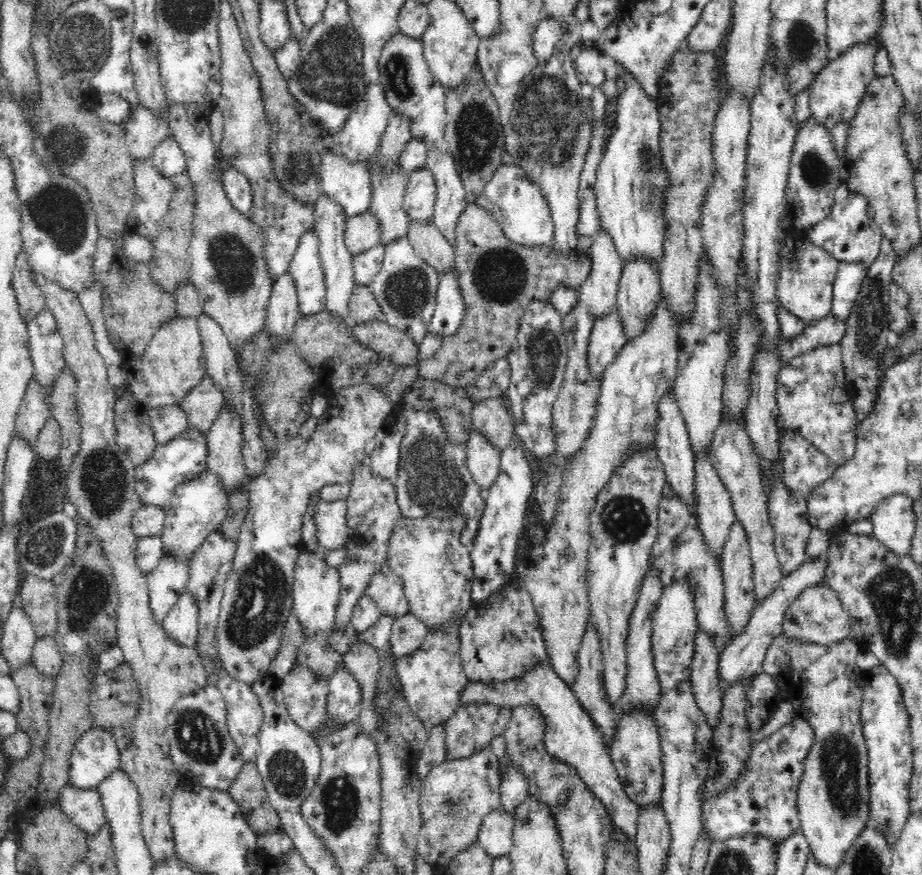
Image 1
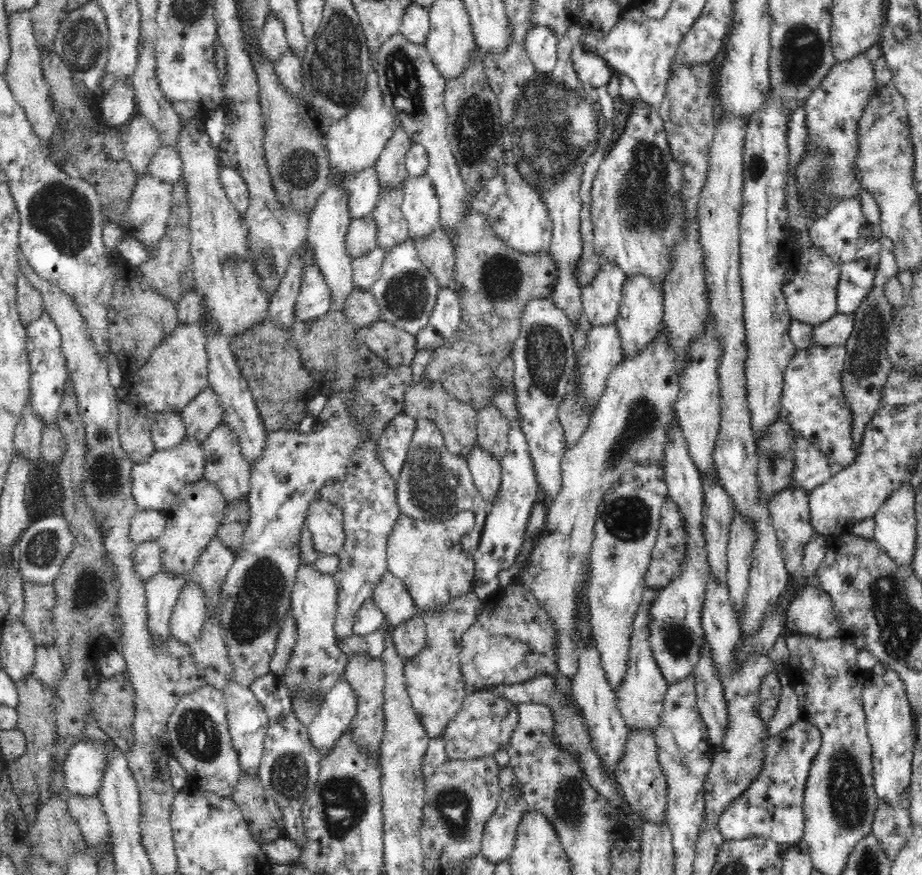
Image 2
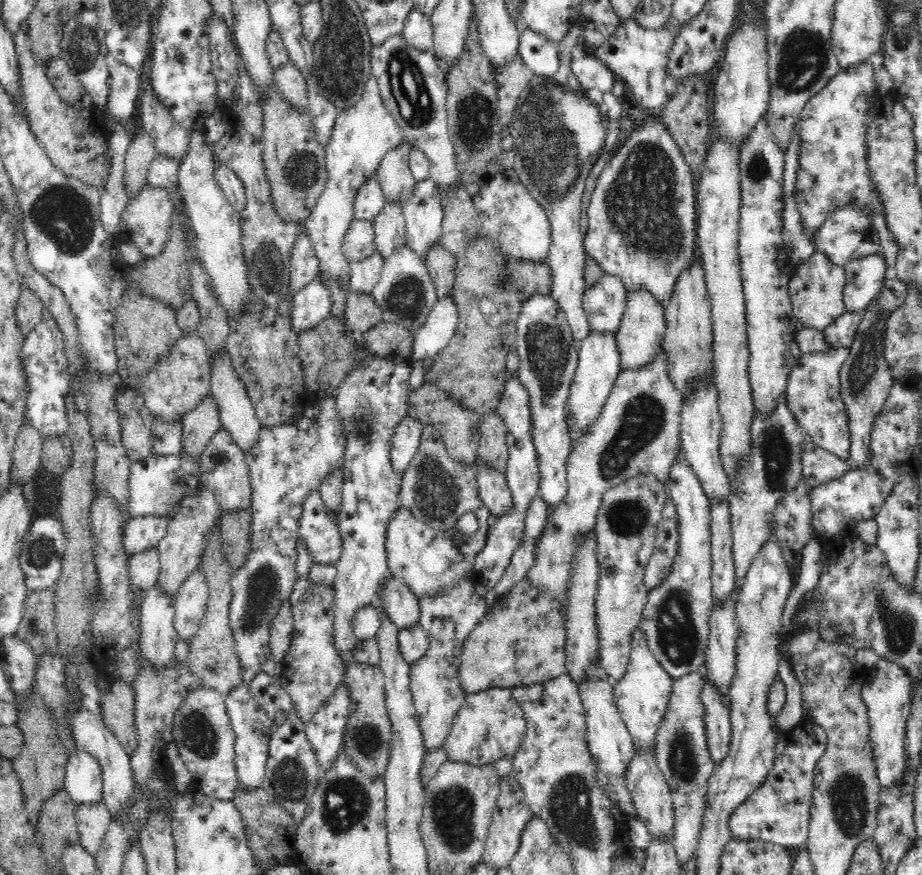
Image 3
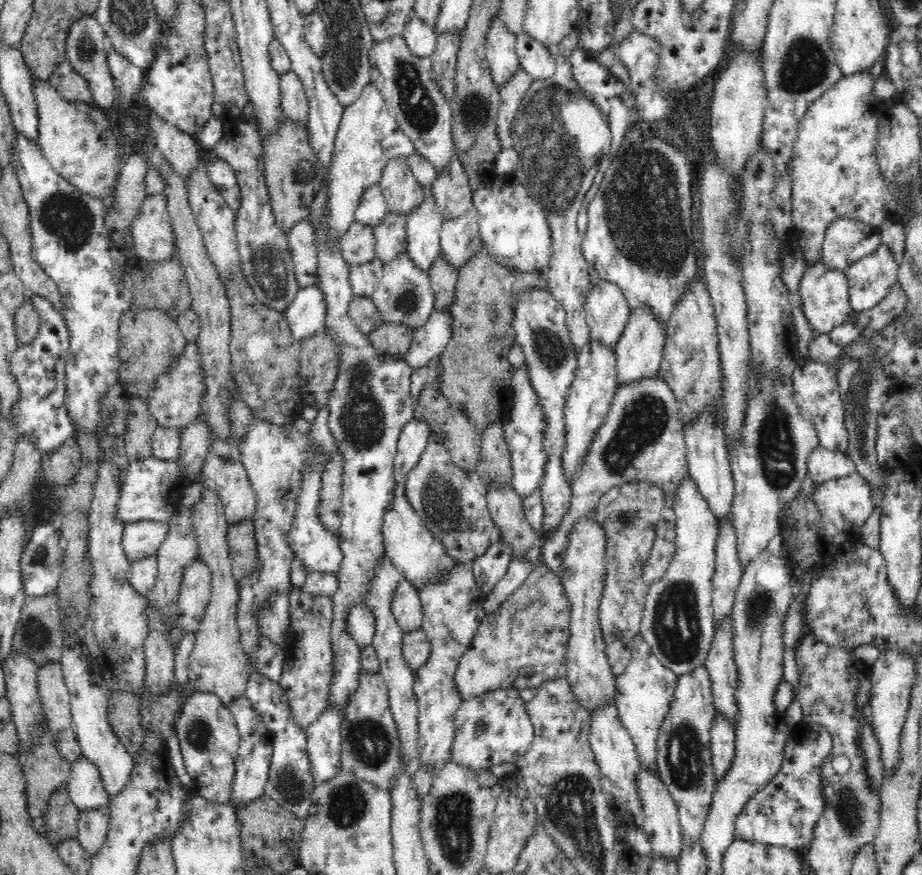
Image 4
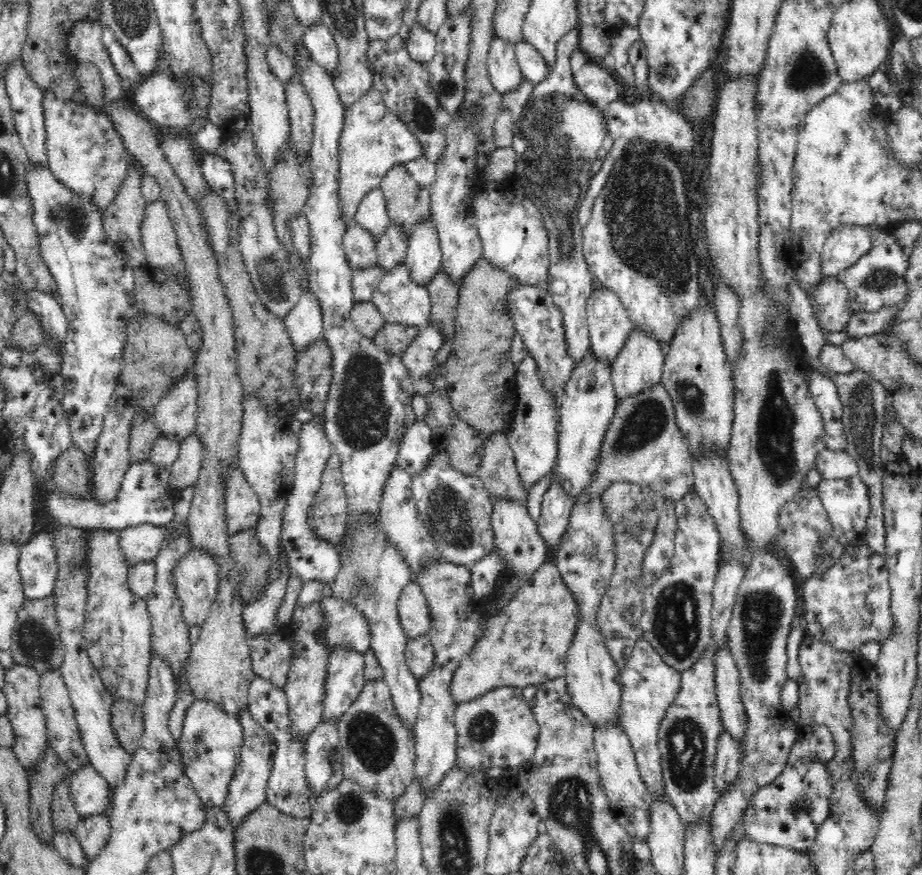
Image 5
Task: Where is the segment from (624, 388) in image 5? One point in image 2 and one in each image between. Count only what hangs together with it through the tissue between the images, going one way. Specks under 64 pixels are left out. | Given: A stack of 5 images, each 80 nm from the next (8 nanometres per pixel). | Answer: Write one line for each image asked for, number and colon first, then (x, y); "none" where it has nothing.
2: (640, 316)
3: (641, 331)
4: (639, 352)

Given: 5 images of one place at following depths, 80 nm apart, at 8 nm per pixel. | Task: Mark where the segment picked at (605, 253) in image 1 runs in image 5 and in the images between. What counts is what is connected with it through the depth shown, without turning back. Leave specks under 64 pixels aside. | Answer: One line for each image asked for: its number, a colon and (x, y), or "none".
2: (601, 298)
3: (604, 302)
4: (607, 311)
5: (609, 324)

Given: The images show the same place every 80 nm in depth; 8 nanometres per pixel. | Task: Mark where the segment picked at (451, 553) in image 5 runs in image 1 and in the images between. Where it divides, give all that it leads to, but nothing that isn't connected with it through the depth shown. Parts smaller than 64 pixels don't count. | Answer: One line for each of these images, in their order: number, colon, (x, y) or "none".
1: (434, 481)
2: (435, 484)
3: (436, 489)
4: (452, 503)

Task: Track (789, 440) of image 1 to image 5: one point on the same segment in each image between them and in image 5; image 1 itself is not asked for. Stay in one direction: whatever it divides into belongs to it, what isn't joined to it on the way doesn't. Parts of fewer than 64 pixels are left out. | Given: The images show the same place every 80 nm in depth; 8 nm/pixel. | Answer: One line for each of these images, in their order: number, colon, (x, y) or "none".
2: (812, 467)
3: (818, 466)
4: (823, 465)
5: (831, 464)

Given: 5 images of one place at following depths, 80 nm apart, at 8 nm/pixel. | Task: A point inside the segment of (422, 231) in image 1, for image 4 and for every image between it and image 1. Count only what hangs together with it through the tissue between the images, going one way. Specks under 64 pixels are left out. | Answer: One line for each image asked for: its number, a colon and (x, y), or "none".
2: (435, 250)
3: (441, 264)
4: (443, 276)

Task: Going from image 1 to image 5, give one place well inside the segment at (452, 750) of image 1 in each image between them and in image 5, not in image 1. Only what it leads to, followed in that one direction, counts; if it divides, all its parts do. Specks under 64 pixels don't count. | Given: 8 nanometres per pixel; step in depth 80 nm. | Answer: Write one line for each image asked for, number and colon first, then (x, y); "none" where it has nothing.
2: (484, 724)
3: (490, 725)
4: (492, 728)
5: (498, 729)

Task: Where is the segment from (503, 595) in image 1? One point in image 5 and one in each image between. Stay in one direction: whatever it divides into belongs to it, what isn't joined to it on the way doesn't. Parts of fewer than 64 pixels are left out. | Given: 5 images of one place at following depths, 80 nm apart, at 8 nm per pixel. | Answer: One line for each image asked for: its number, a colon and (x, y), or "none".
2: (512, 640)
3: (521, 639)
4: (524, 643)
5: (525, 644)

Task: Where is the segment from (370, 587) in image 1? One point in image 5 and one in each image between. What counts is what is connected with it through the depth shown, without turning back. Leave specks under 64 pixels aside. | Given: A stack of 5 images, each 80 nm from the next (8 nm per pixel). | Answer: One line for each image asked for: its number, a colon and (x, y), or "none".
2: (391, 596)
3: (402, 606)
4: (406, 606)
5: (413, 609)

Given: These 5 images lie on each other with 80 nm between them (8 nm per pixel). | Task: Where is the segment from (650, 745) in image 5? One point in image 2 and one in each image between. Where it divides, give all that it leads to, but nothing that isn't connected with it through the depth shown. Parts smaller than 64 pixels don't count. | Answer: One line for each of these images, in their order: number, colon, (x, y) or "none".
2: (640, 698)
3: (642, 695)
4: (644, 691)

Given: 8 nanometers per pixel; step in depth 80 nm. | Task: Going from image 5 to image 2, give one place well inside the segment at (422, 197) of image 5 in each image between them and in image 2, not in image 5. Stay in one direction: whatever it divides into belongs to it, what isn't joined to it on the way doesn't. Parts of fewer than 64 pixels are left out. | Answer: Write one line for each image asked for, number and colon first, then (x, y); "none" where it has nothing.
2: (390, 167)
3: (394, 175)
4: (400, 187)

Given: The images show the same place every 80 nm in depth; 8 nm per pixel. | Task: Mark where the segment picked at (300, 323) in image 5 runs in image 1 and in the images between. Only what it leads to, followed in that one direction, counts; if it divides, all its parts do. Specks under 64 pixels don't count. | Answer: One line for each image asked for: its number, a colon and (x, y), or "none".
1: (306, 269)
2: (314, 299)
3: (311, 305)
4: (306, 315)

